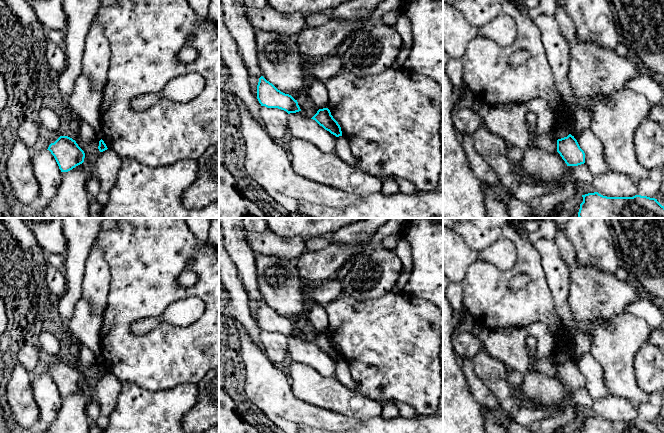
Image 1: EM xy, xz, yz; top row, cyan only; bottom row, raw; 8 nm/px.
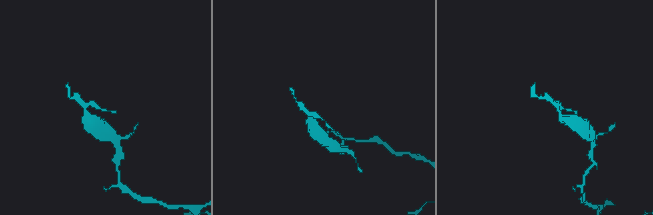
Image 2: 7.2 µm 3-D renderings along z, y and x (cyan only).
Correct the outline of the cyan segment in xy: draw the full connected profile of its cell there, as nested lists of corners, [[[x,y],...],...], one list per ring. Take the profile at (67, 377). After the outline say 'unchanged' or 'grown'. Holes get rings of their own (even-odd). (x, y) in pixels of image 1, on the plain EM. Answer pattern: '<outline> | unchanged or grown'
[[[60,360],[47,374],[54,380],[61,396],[68,396],[84,386],[84,375],[68,360]]] | unchanged

